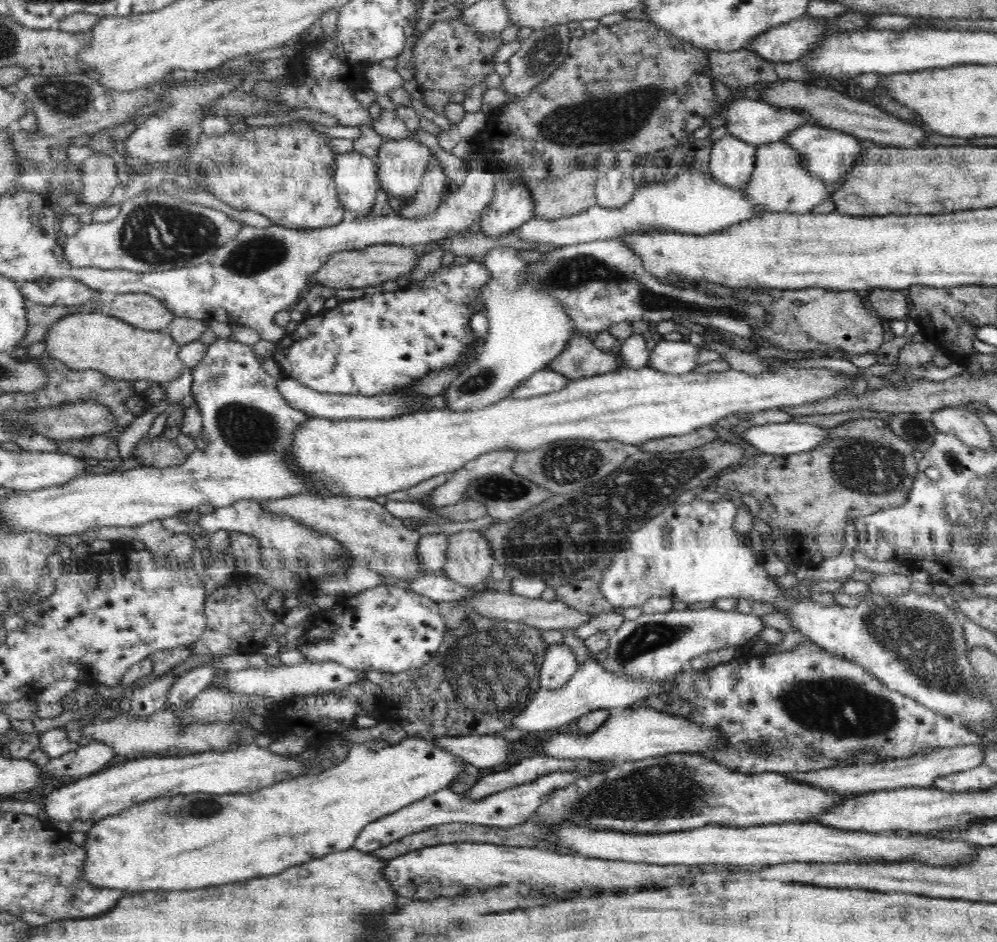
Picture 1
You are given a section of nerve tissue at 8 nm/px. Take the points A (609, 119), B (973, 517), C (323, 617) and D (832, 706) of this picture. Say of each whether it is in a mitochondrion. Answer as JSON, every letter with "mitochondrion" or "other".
{"A":"mitochondrion","B":"mitochondrion","C":"other","D":"mitochondrion"}

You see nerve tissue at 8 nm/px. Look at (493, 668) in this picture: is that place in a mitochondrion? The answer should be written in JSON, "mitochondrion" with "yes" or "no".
{"mitochondrion":"yes"}

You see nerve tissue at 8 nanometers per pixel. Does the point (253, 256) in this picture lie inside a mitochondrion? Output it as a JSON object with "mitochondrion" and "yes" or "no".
{"mitochondrion":"yes"}

